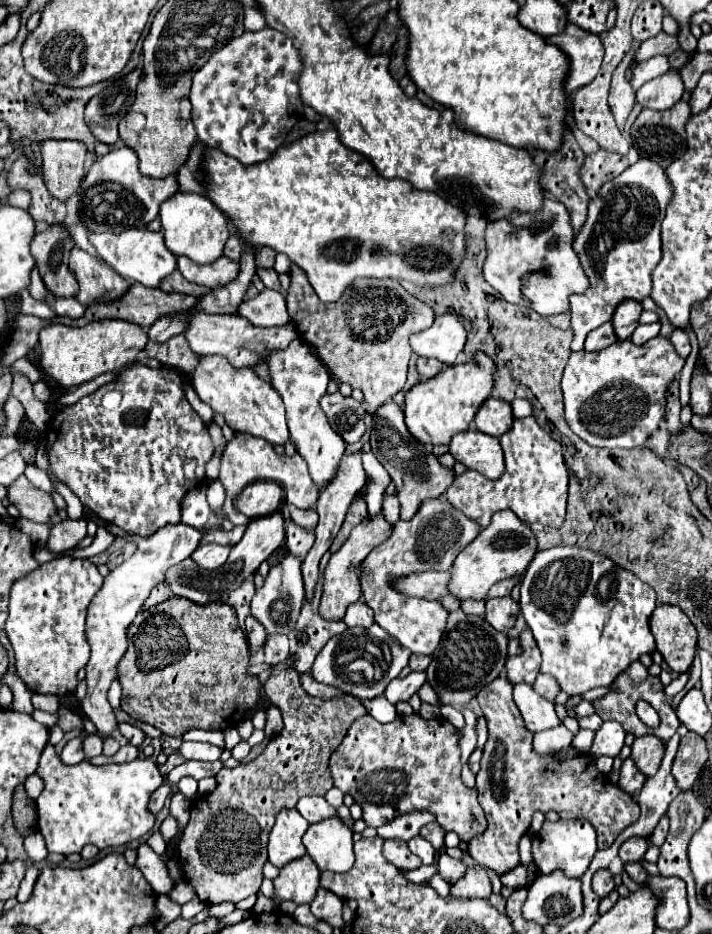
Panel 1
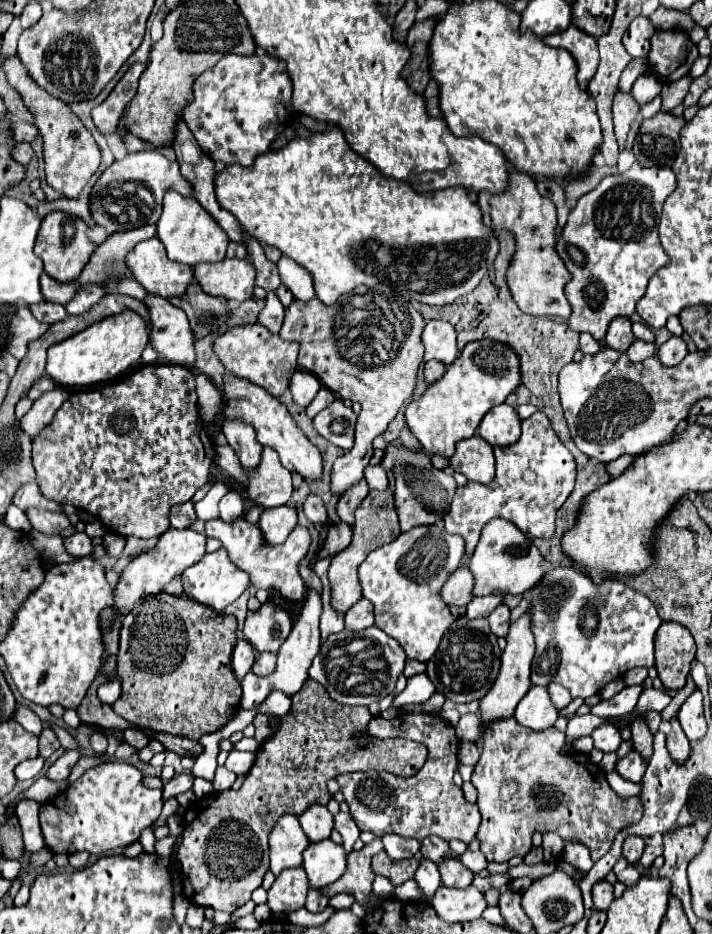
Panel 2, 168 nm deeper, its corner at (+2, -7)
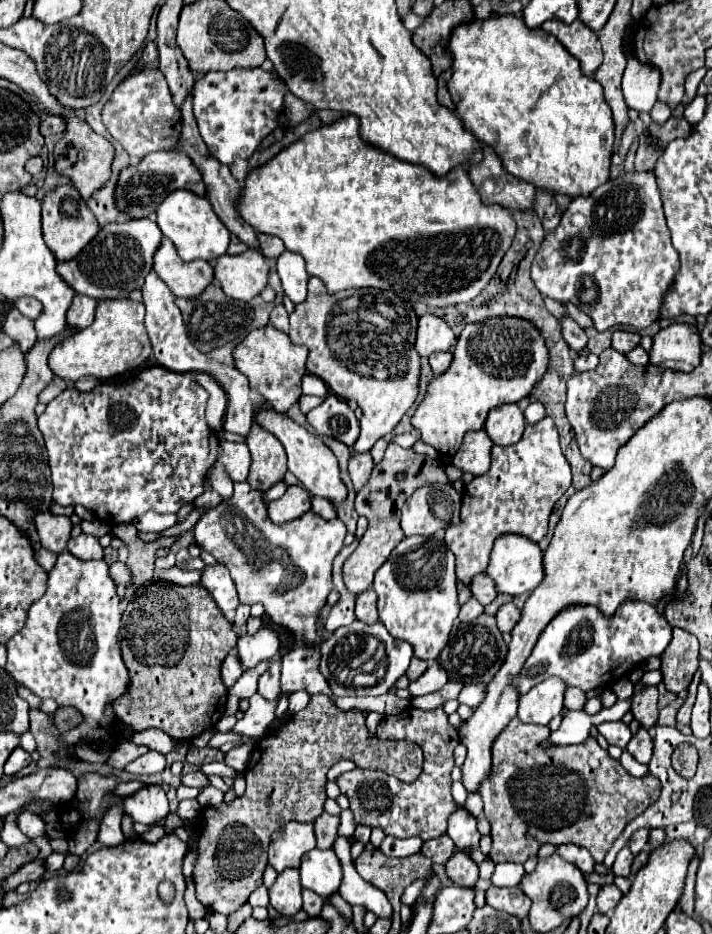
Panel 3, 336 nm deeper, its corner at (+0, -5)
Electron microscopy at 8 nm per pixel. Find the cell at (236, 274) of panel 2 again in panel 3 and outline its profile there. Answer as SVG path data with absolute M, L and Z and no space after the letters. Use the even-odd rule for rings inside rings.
M245 250L237 256L223 254L215 260L213 270L215 280L221 284L225 294L229 294L229 298L249 302L267 286L269 268L259 250Z

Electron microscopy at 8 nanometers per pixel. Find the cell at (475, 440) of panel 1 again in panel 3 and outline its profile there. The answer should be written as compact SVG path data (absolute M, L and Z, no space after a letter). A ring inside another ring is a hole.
M485 430L465 434L459 452L453 456L453 466L473 476L487 474L491 466L491 446L493 442Z

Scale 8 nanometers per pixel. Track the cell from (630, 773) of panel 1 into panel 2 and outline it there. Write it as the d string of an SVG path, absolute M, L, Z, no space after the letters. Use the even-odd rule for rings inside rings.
M629 750L627 756L623 756L619 762L617 762L617 770L619 774L625 778L625 780L631 780L631 782L641 782L643 774L645 774L645 768L647 768L647 762L639 756L639 752L635 750Z

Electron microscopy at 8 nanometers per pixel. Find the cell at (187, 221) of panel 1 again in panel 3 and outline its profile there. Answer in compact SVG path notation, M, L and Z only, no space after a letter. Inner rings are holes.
M189 190L171 192L165 198L165 202L157 208L157 226L175 244L177 254L187 262L219 258L227 252L227 246L229 246L229 230L225 230L223 222L217 218L217 214L213 214L209 200Z

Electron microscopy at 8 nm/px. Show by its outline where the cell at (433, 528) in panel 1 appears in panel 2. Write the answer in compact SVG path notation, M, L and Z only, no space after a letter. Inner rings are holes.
M419 526L409 532L399 534L399 538L391 544L385 544L373 550L367 560L359 566L359 580L363 586L363 596L373 602L375 606L375 626L379 626L385 634L399 640L407 658L427 662L439 648L445 630L455 622L455 616L449 612L449 606L443 604L441 588L461 564L463 558L463 538L449 536L443 532L441 526Z

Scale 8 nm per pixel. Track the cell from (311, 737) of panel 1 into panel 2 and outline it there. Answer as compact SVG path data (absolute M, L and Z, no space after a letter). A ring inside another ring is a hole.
M311 678L295 696L291 696L291 700L293 700L291 712L279 718L279 730L259 746L255 764L247 772L243 786L239 790L213 792L211 796L199 798L187 806L187 812L183 816L183 826L185 826L183 838L177 846L177 860L181 862L183 870L183 892L191 904L223 912L235 912L235 908L249 902L251 892L261 886L263 874L269 870L269 846L267 846L269 832L283 814L299 816L313 804L325 806L331 798L327 790L329 778L357 770L377 770L377 772L385 770L395 776L409 778L417 774L425 764L427 748L407 738L391 738L391 740L367 738L367 744L361 746L361 740L355 736L359 736L371 720L367 708L347 708L343 704L335 704L335 700L327 696L325 688ZM261 804L267 804L271 808L265 820L257 816L257 808Z

